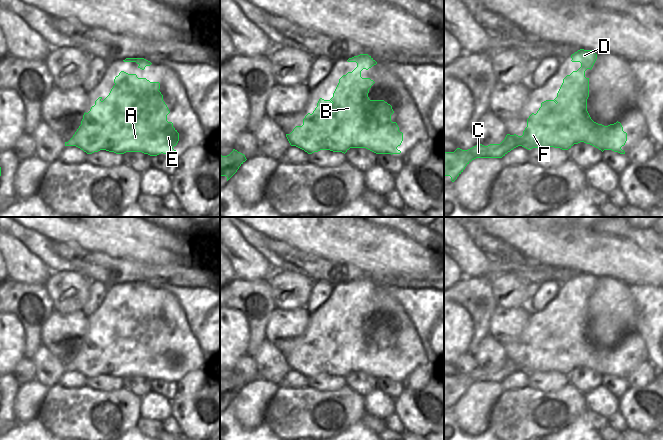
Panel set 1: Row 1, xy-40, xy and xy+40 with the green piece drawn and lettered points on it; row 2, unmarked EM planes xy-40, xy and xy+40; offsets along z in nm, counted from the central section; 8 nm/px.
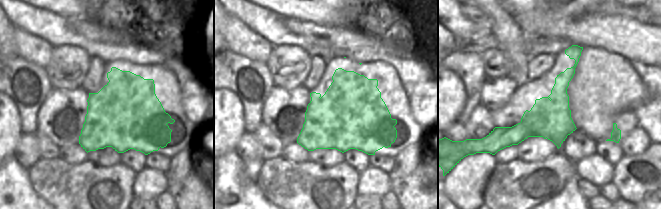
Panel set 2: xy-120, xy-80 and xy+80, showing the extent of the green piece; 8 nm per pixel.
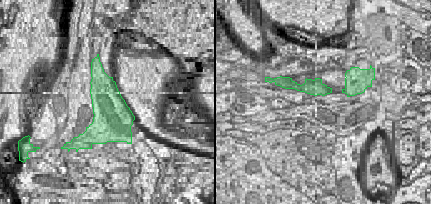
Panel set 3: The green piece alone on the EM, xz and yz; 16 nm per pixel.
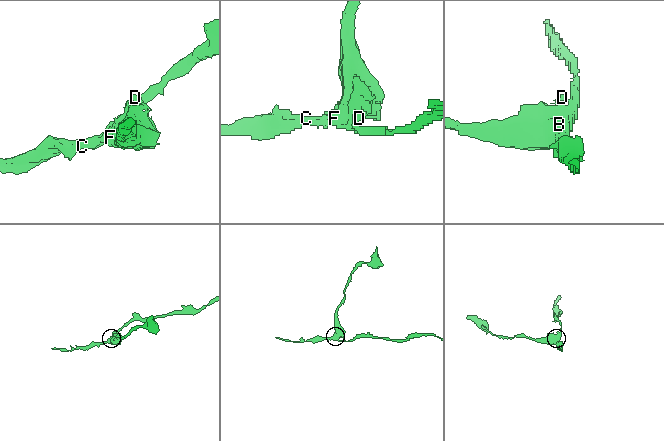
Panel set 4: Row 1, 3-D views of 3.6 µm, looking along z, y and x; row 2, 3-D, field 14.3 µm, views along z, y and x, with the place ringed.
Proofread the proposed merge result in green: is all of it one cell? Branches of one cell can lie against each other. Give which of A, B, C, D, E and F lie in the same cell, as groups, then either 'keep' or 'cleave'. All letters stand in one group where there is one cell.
A B D E / C F; cleave

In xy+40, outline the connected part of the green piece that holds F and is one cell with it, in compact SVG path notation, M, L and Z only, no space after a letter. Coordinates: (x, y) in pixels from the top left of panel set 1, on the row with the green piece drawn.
M546 100L541 103L536 114L529 116L522 136L507 134L500 144L478 144L468 150L457 148L454 152L444 152L444 176L450 176L454 182L472 160L502 158L518 146L528 150L545 148L547 144L553 143L546 135L553 129L553 113L558 111L559 105L555 100Z

